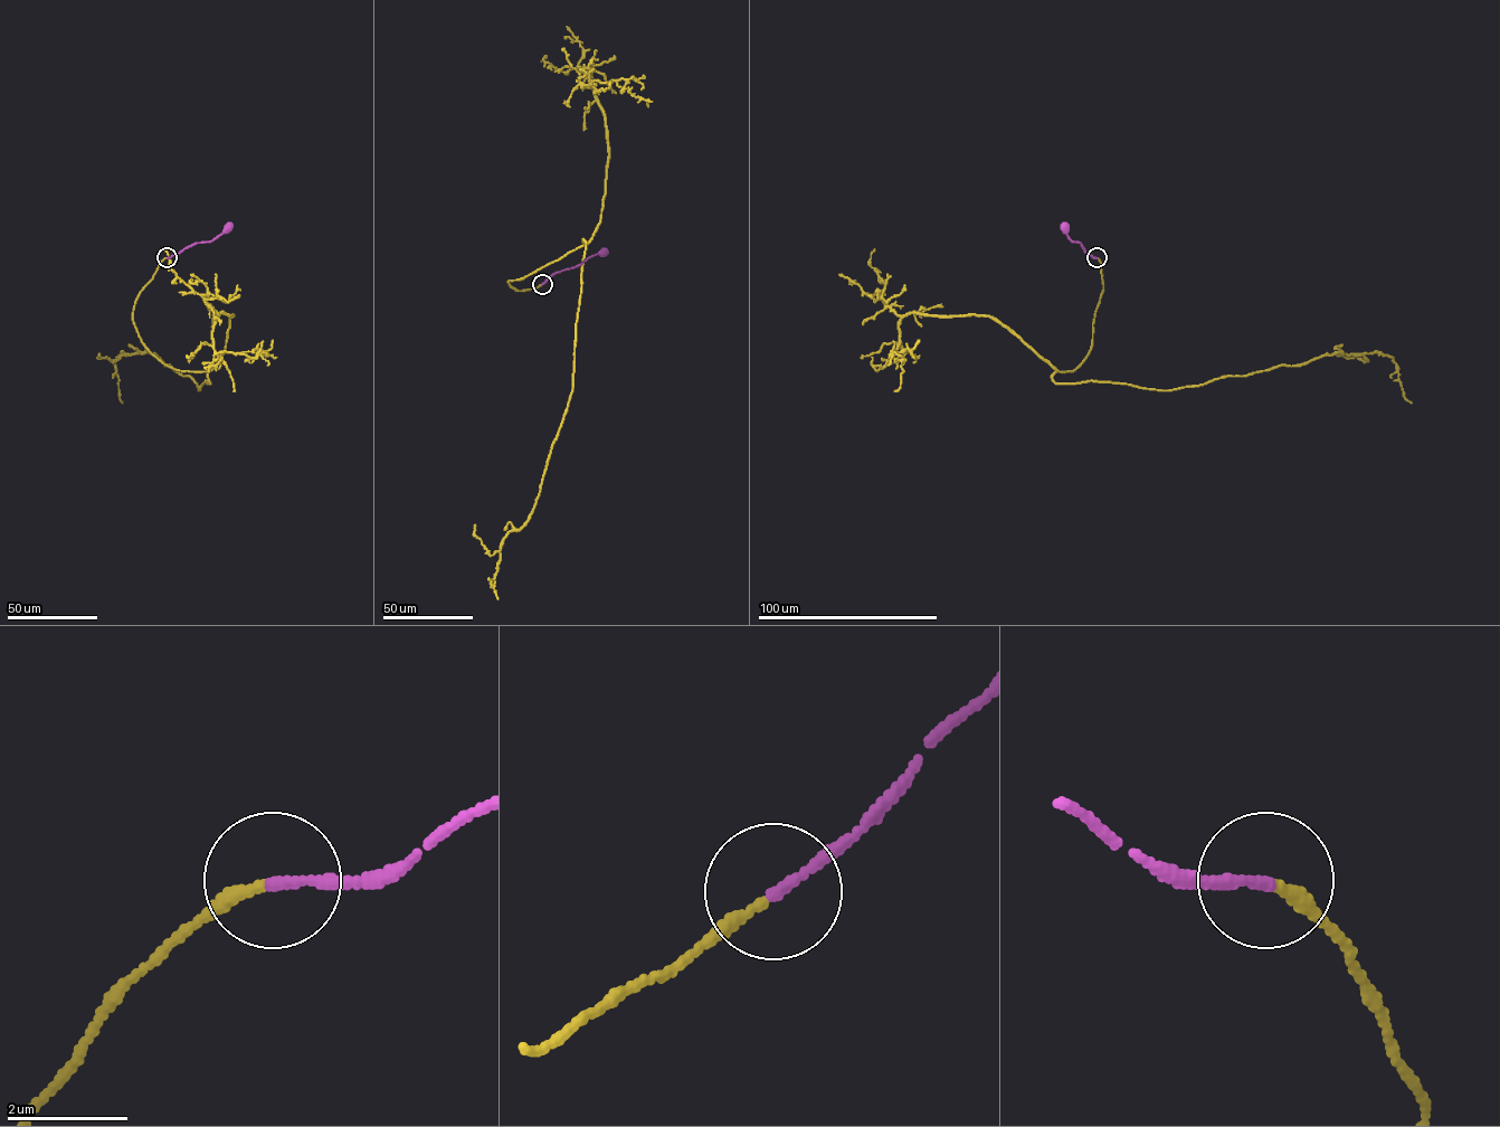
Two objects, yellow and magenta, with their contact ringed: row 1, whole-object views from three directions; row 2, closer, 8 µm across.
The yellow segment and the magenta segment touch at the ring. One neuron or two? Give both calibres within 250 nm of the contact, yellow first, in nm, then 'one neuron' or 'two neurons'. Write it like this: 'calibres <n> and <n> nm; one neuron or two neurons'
calibres 200 and 170 nm; one neuron

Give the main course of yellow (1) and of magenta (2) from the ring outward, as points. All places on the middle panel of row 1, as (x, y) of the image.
1: (541, 284), (516, 291), (508, 282), (584, 239), (571, 392), (531, 514), (503, 540), (490, 583), (497, 599)
2: (541, 284), (554, 273), (579, 266), (604, 252)

